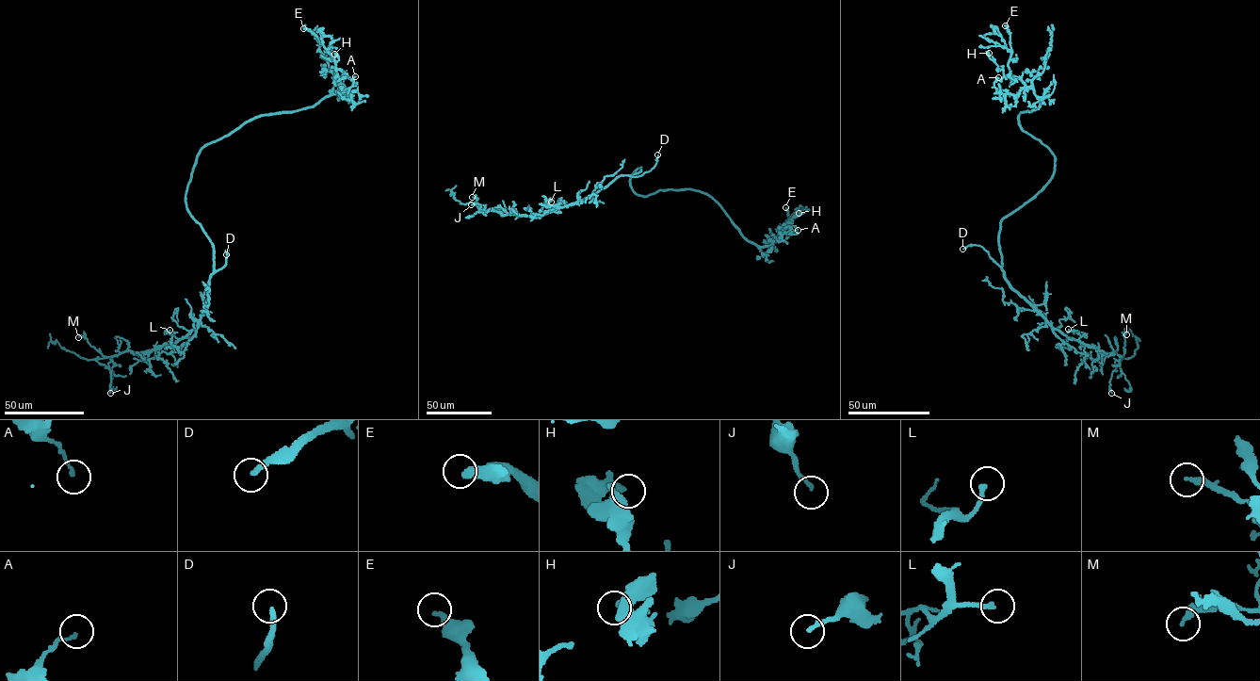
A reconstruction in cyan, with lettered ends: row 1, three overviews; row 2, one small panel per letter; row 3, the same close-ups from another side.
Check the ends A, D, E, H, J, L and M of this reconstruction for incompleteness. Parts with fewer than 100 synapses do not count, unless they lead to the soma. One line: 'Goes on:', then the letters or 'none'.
Goes on: D

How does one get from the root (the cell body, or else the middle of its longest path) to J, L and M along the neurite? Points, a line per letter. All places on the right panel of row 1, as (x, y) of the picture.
J: (1011, 212), (998, 235), (1005, 281), (1053, 327), (1104, 354), (1120, 355), (1111, 393)
L: (1011, 212), (1002, 218), (998, 235), (1005, 281), (1053, 327), (1076, 339), (1084, 334), (1068, 329)
M: (1011, 212), (998, 235), (1010, 288), (1048, 323), (1104, 354), (1123, 356), (1126, 334)

